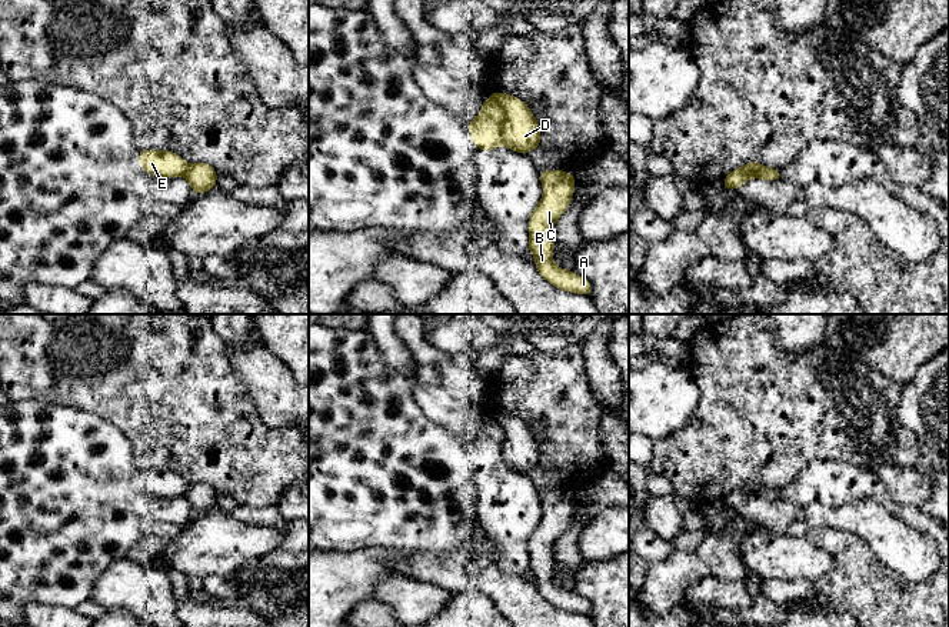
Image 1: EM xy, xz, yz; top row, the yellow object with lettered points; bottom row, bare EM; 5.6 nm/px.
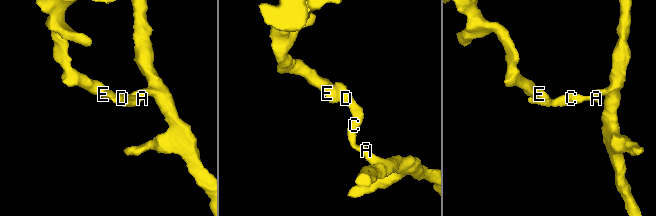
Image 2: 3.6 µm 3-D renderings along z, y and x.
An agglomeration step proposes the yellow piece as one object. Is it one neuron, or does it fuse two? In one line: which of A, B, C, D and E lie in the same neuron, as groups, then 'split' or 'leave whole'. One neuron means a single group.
A B C D / E | split

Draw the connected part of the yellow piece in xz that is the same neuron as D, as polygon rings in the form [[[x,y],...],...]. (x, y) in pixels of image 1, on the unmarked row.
[[[499,411],[492,413],[492,417],[505,430],[503,464],[517,473],[529,473],[532,468],[539,467],[539,444],[526,423]]]

